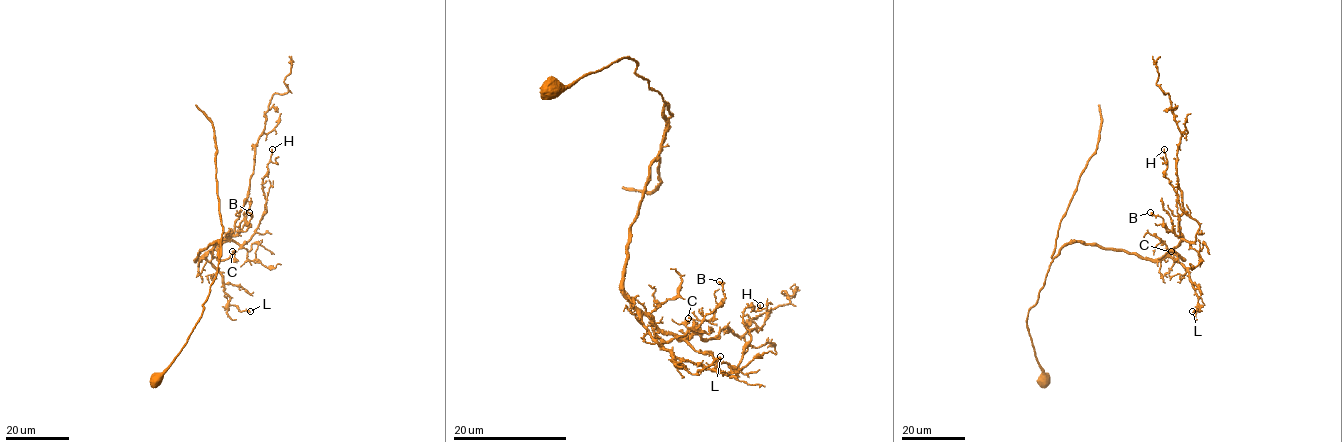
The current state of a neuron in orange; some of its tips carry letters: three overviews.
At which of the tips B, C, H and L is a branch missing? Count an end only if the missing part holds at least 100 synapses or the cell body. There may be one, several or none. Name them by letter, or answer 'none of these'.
none of these

